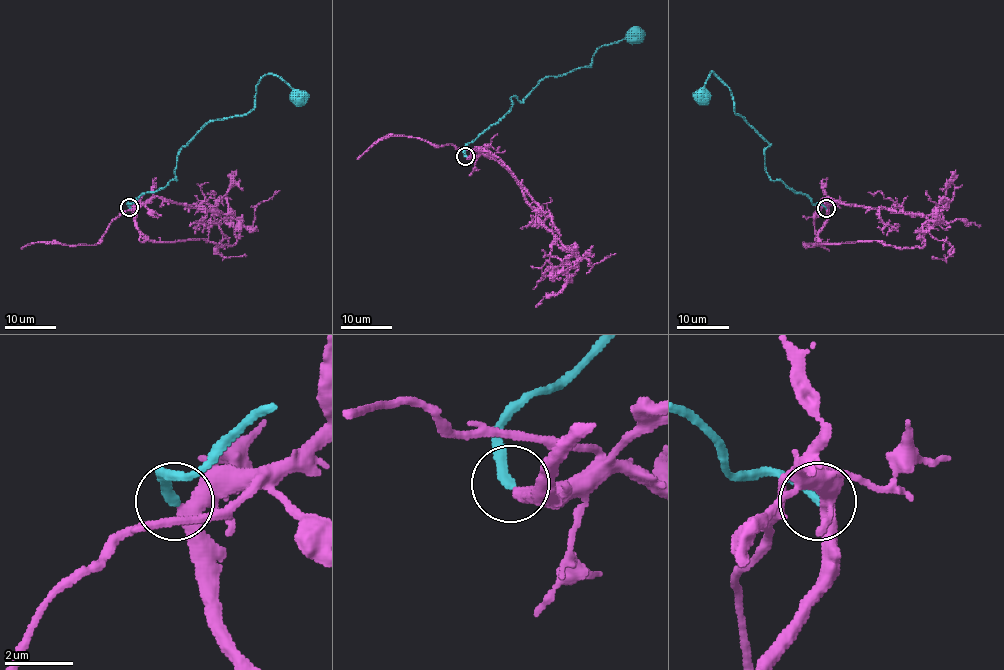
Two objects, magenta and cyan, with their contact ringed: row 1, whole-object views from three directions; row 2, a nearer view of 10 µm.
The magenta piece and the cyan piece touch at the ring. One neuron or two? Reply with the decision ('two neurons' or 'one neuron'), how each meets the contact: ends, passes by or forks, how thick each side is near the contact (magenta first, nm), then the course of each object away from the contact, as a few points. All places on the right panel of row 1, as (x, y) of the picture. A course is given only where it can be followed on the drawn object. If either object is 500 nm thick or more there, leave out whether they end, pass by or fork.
one neuron; magenta forks there; cyan ends there; 320 nm thick on the magenta side, 280 nm on the other; magenta runs (826, 209), (829, 197), (907, 214), (940, 210), (934, 225), (927, 226), (928, 221), (959, 219), (980, 226); cyan runs (826, 208), (770, 178), (765, 155), (770, 145), (735, 112), (731, 90), (712, 72), (702, 97)

